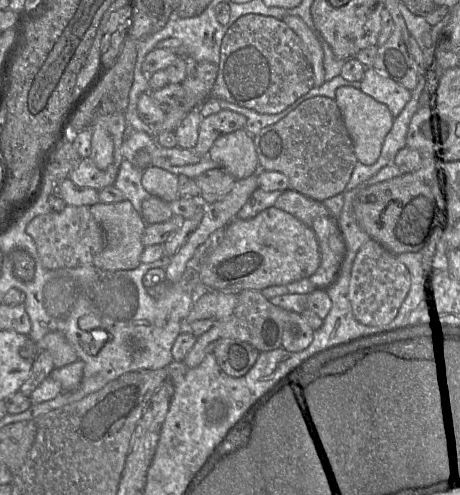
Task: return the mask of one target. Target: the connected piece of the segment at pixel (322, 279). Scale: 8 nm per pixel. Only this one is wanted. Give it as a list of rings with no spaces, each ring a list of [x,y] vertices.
[[[320,231],[317,239],[320,246],[321,262],[316,272],[308,278],[261,290],[260,292],[265,298],[270,300],[282,295],[308,295],[335,281],[345,255],[344,239],[339,239],[336,234],[330,233],[329,241],[327,241],[323,231]]]

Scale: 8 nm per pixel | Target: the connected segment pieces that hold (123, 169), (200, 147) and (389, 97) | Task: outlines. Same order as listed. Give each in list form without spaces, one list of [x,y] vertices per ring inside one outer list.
[[[123,159],[114,185],[123,192],[125,199],[129,200],[140,214],[143,201],[151,196],[142,185],[142,171]]]
[[[230,110],[206,116],[199,125],[198,140],[194,147],[197,154],[207,157],[214,142],[221,136],[245,129],[247,118]]]
[[[367,68],[358,88],[376,101],[385,104],[396,118],[412,97],[412,92],[404,86],[378,72]]]

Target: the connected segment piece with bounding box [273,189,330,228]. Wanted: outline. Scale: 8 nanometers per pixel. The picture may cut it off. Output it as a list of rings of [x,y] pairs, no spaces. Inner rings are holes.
[[[291,189],[283,191],[273,207],[290,213],[311,228],[316,218],[330,215],[329,210],[322,202]]]

